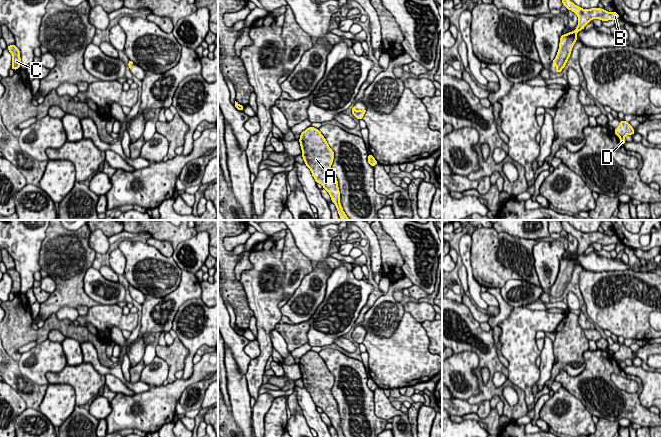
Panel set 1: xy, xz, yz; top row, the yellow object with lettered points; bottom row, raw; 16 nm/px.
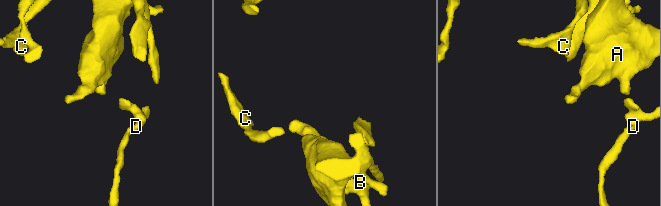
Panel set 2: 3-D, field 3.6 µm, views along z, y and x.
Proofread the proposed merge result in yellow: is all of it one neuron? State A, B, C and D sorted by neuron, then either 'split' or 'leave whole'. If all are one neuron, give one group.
A B C D; leave whole

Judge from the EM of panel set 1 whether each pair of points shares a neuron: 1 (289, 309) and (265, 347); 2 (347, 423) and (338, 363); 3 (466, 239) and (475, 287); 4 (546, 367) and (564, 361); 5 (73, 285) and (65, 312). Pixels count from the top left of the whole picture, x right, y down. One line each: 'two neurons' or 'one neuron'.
1: two neurons
2: one neuron
3: one neuron
4: two neurons
5: two neurons

